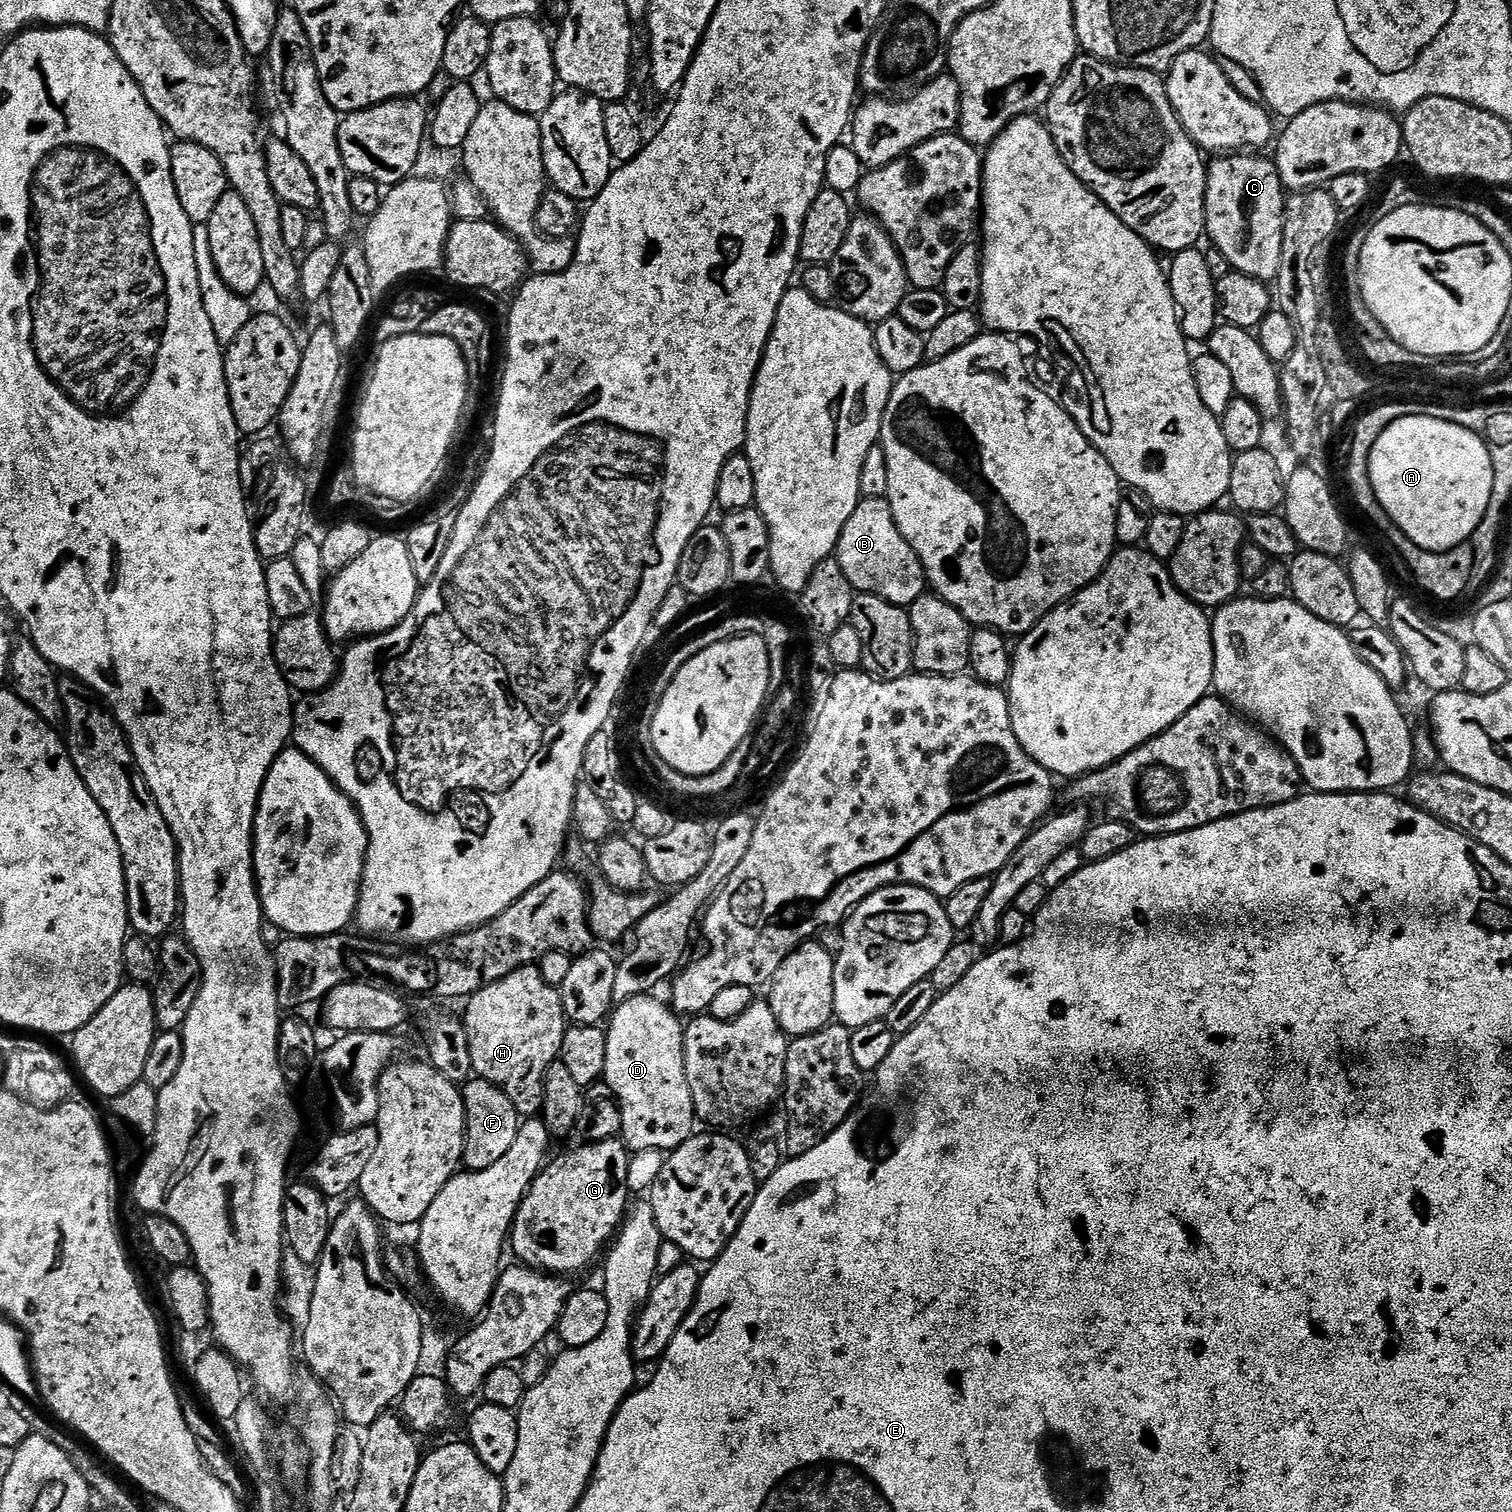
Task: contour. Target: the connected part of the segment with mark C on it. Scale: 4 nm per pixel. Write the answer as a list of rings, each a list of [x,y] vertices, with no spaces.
[[[1224,154],[1208,164],[1206,190],[1206,236],[1211,247],[1224,254],[1230,266],[1255,280],[1275,281],[1282,262],[1282,234],[1284,233],[1284,205],[1286,189],[1280,181],[1275,163],[1264,154]]]

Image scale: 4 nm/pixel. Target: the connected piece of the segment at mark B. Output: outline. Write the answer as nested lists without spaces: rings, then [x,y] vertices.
[[[885,498],[861,499],[854,514],[850,514],[850,522],[842,526],[834,558],[857,592],[869,592],[901,606],[911,606],[918,597],[925,595],[922,562],[910,542],[906,542],[902,530],[898,530],[898,522],[894,522],[892,508]]]

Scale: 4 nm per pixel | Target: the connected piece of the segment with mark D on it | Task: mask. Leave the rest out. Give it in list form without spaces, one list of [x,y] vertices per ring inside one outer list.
[[[647,994],[615,1005],[606,1024],[606,1070],[602,1080],[622,1110],[622,1139],[633,1153],[667,1154],[694,1135],[696,1107],[684,1069],[681,1017]]]

